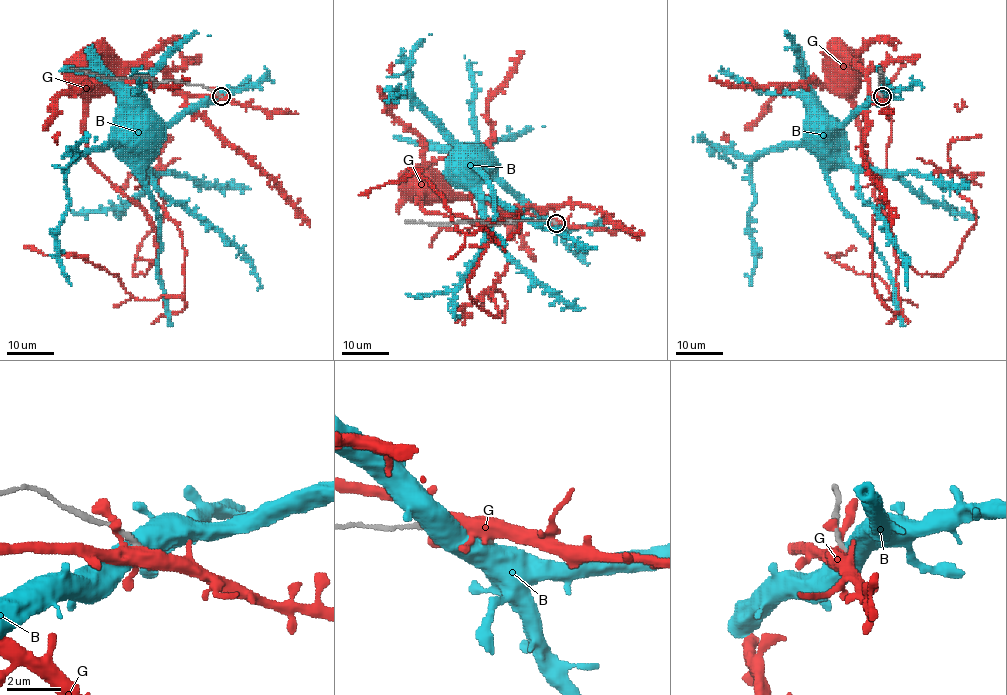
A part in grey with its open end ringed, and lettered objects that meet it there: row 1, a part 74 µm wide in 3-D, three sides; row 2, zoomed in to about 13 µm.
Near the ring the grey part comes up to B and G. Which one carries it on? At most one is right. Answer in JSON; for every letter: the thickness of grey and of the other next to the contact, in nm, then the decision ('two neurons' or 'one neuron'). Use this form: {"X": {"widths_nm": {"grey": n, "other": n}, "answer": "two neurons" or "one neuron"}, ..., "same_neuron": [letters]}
{"B": {"widths_nm": {"grey": 220, "other": 650}, "answer": "two neurons"}, "G": {"widths_nm": {"grey": 240, "other": 460}, "answer": "two neurons"}, "same_neuron": []}

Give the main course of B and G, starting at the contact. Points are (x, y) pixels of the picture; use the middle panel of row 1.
B: (554, 222), (521, 203), (407, 92), (392, 91), (395, 96), (406, 91)
G: (553, 222), (421, 196), (499, 241), (519, 212), (429, 246)

